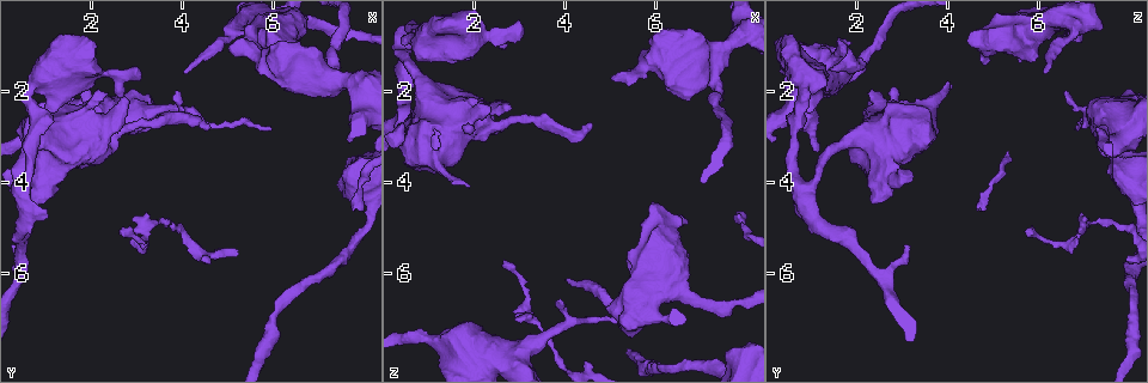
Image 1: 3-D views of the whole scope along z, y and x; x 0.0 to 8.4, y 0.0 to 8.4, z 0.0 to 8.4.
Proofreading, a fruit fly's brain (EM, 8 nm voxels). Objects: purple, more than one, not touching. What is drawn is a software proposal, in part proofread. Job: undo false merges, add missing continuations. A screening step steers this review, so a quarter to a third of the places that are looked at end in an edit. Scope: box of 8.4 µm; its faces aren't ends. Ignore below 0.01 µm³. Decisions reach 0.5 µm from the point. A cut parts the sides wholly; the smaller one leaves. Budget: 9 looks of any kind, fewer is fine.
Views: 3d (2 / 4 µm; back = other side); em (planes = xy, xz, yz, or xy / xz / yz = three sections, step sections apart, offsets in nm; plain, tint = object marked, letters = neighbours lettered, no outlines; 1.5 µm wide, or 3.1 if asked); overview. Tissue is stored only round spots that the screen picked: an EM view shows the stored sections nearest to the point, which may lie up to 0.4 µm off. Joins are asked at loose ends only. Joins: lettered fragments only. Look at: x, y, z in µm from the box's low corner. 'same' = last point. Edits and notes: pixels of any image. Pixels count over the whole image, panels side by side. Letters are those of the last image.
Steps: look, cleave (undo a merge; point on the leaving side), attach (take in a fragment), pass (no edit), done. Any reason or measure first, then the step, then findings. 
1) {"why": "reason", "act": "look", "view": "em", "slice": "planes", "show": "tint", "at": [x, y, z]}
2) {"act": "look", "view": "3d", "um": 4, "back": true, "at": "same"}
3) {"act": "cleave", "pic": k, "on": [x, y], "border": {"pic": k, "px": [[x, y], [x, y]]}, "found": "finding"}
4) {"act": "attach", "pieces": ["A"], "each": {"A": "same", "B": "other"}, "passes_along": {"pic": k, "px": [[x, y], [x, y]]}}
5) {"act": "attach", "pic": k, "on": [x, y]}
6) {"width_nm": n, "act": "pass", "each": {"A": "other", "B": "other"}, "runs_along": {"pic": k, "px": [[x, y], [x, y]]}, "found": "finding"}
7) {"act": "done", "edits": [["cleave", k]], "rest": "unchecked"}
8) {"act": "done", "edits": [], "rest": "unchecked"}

{"why": "free end", "act": "look", "view": "3d", "um": 4, "at": [2.65, 2.15, 2.30]}

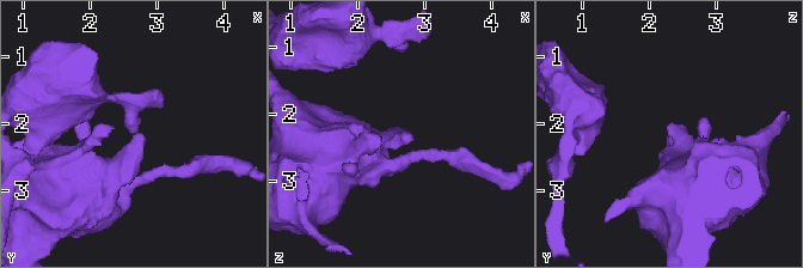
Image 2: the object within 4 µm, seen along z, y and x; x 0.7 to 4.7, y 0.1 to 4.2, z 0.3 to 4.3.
{"why": "now the EM", "act": "look", "view": "em", "slice": "planes", "show": "letters", "at": [2.65, 2.15, 2.30]}

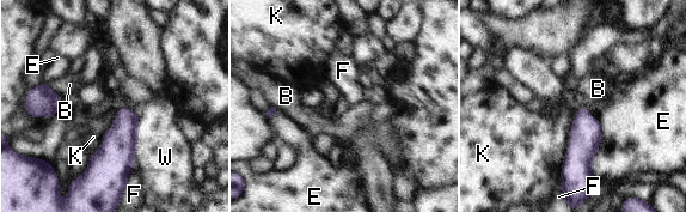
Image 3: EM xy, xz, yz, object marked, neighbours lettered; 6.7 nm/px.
{"act": "pass", "each": {"B": "other", "E": "other", "F": "other", "K": "other", "W": "other"}, "border": {"pic": 3, "px": [[575, 111], [559, 186]]}, "found": "no lettered fragment goes on from it"}

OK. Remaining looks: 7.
{"why": "an open end", "act": "look", "view": "3d", "um": 2, "at": [5.90, 2.85, 6.75]}

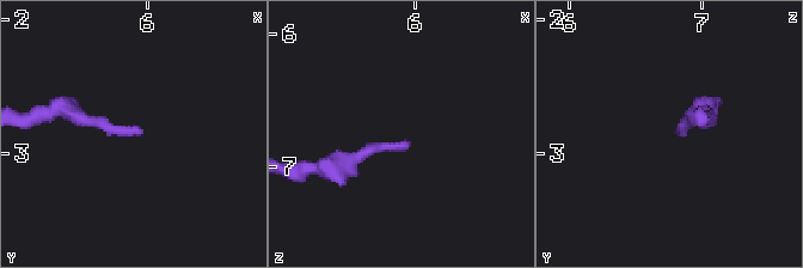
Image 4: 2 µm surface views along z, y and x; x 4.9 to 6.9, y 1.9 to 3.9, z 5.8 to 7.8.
{"why": "shape alone is not enough", "act": "look", "view": "em", "slice": "planes", "show": "letters", "at": [5.92, 2.84, 6.80]}

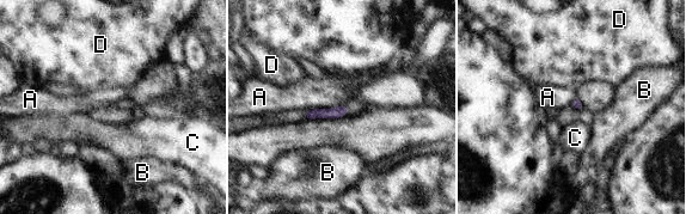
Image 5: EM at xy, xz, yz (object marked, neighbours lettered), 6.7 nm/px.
{"longest_contact_nm": ["A", 300], "act": "pass", "each": {"A": "other", "B": "other", "C": "other", "D": "other"}, "border": {"pic": 5, "px": [[306, 110], [340, 105], [350, 110]]}, "found": "none of them fits"}

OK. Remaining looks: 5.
{"why": "thin end", "act": "look", "view": "em", "slice": "yz", "step": 8, "show": "tint", "at": [2.65, 5.05, 5.80]}

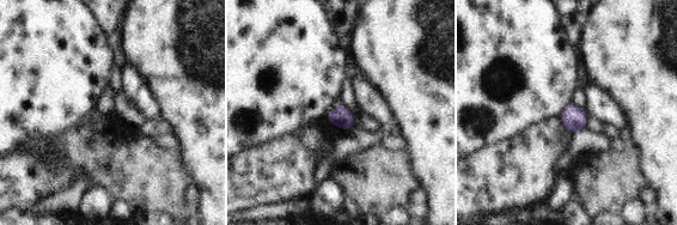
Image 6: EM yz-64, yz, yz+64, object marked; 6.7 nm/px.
{"why": "another direction", "act": "look", "view": "em", "slice": "planes", "show": "tint", "at": "same"}

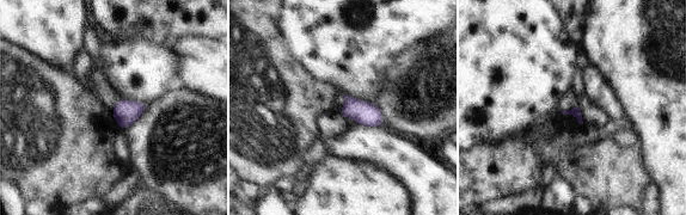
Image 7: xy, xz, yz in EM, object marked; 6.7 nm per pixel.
{"act": "look", "view": "em", "slice": "planes", "show": "letters", "at": "same"}

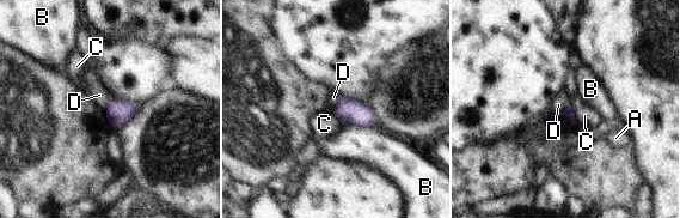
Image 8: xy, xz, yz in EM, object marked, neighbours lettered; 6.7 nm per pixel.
{"width_nm": 70, "act": "attach", "pieces": ["D"], "each": {"A": "other", "B": "other", "C": "other", "D": "same"}, "passes_along": {"pic": 8, "px": [[356, 113], [338, 103], [332, 100]]}, "found": "it goes on there"}

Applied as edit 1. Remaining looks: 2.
{"why": "see it whole again", "act": "look", "view": "overview"}

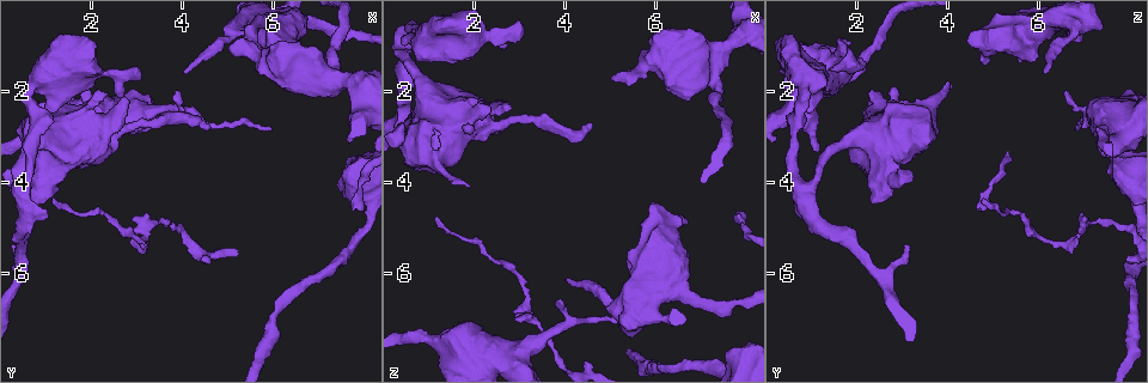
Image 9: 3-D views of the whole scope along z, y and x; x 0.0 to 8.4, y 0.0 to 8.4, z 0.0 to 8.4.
{"why": "thick end", "act": "look", "view": "em", "slice": "planes", "show": "letters", "at": [6.20, 1.40, 1.90]}

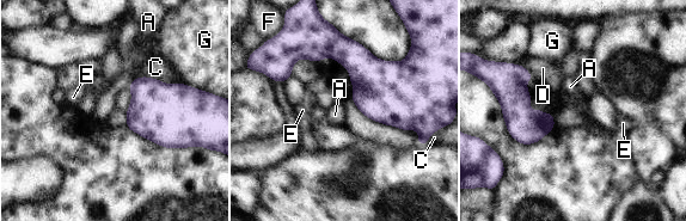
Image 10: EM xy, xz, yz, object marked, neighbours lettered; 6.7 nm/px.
{"act": "pass", "each": {"A": "other", "C": "other", "D": "other", "E": "other", "F": "other", "G": "other"}, "border": {"pic": 10, "px": [[133, 80], [128, 85]]}, "found": "no lettered fragment goes on from it"}

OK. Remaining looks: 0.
{"act": "done", "edits": [["attach", 8]], "rest": "unchecked"}

